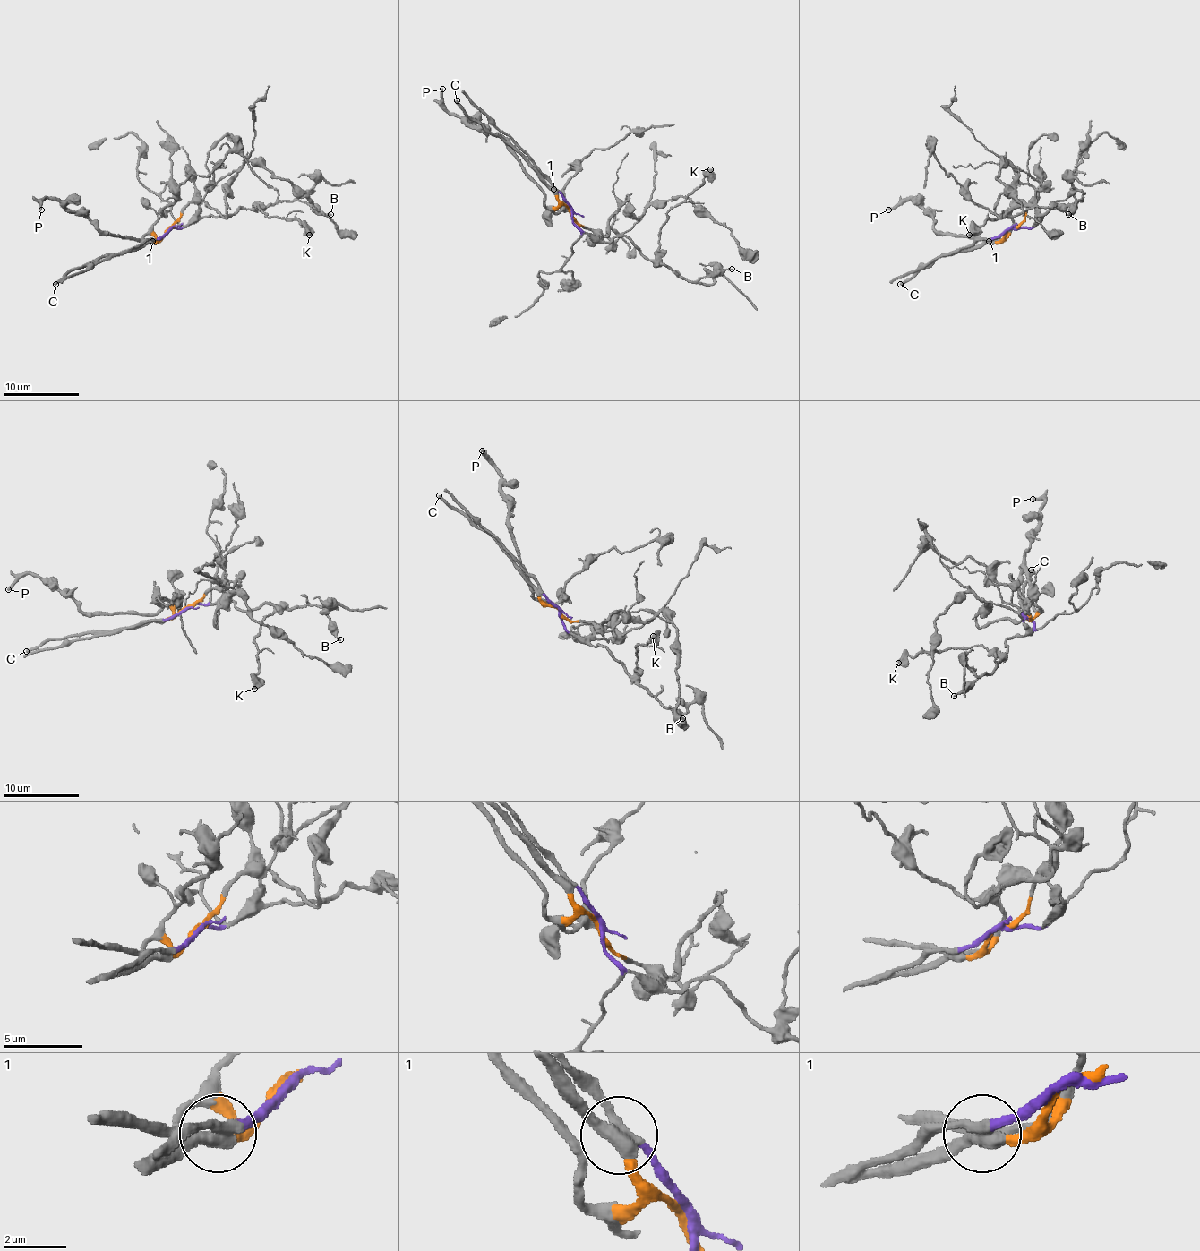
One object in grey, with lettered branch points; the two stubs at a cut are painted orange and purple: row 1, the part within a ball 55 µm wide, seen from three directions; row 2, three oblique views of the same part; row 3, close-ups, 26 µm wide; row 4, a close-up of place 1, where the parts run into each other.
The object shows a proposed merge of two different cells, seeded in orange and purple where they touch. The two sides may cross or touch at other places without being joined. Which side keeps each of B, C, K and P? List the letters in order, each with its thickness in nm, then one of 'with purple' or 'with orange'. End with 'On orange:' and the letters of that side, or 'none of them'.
B: 180 nm thick; with purple
C: 280 nm thick; with orange
K: 600 nm thick; with purple
P: 320 nm thick; with orange
On orange: C, P

